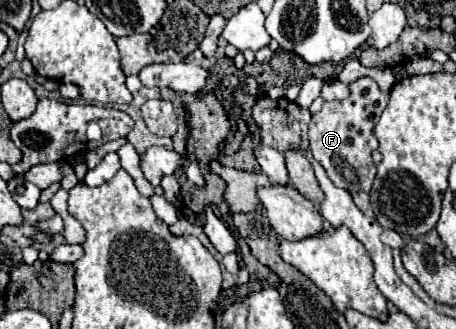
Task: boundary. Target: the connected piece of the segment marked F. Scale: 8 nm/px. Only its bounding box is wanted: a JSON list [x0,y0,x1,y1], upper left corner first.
[309,77,389,193]

